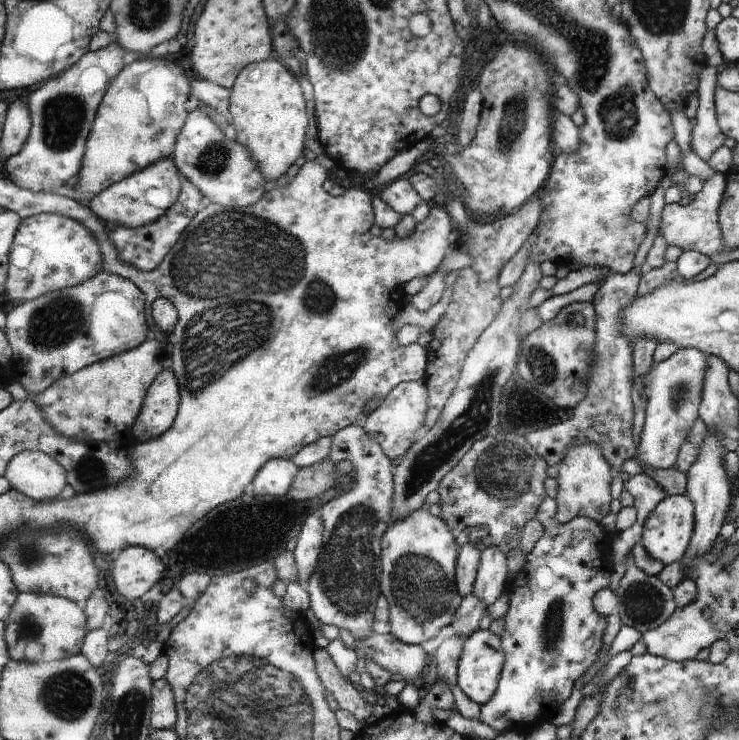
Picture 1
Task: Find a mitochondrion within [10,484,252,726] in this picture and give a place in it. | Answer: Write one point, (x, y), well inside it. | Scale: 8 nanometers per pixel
(68, 694)

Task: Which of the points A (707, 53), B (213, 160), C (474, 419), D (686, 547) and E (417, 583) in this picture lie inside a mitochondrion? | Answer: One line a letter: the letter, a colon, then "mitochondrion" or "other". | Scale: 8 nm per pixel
A: other
B: mitochondrion
C: mitochondrion
D: other
E: mitochondrion

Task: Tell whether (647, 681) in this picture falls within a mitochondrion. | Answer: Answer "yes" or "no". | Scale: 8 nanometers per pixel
no

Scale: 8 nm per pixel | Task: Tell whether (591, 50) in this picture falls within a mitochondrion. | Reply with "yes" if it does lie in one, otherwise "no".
yes

